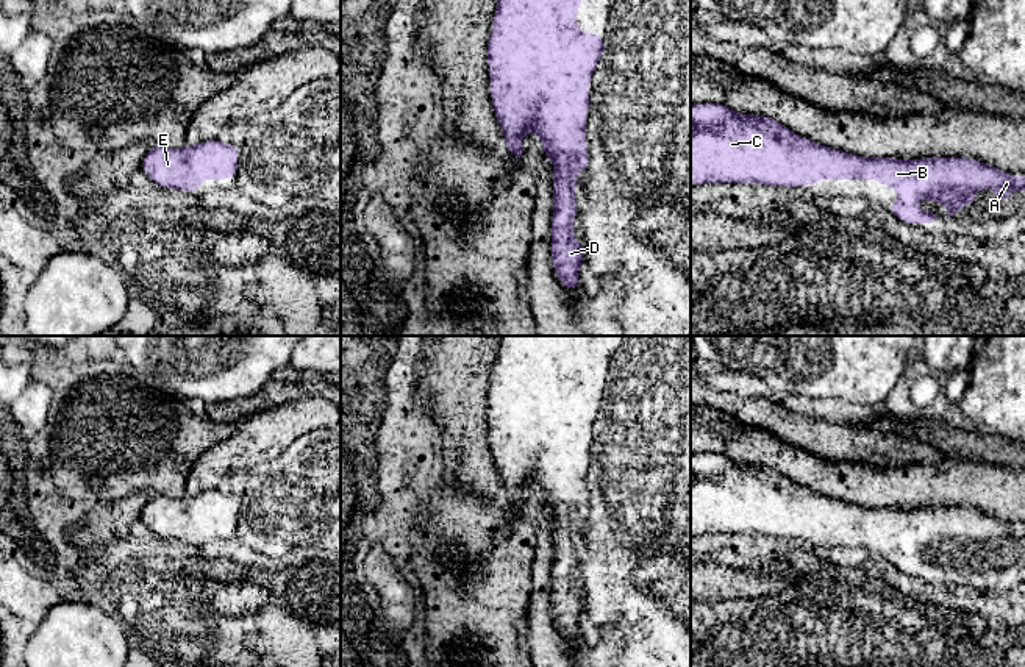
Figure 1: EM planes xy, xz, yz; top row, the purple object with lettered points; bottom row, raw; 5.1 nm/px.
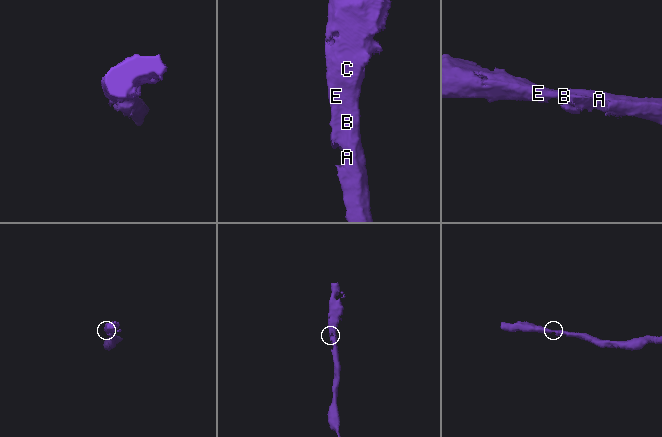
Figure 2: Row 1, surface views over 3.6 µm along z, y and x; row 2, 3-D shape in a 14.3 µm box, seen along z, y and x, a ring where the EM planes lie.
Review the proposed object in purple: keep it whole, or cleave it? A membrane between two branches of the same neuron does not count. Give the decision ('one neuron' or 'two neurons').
one neuron

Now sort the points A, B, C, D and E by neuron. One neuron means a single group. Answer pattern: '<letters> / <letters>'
A B C D E

